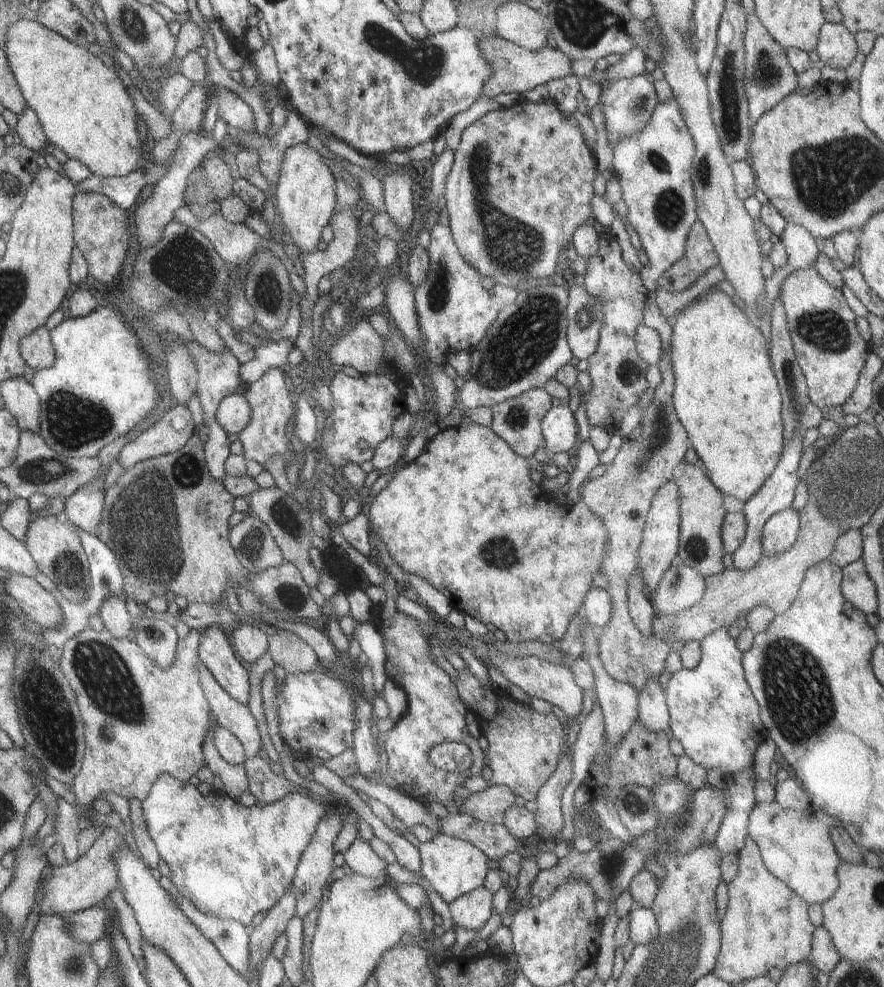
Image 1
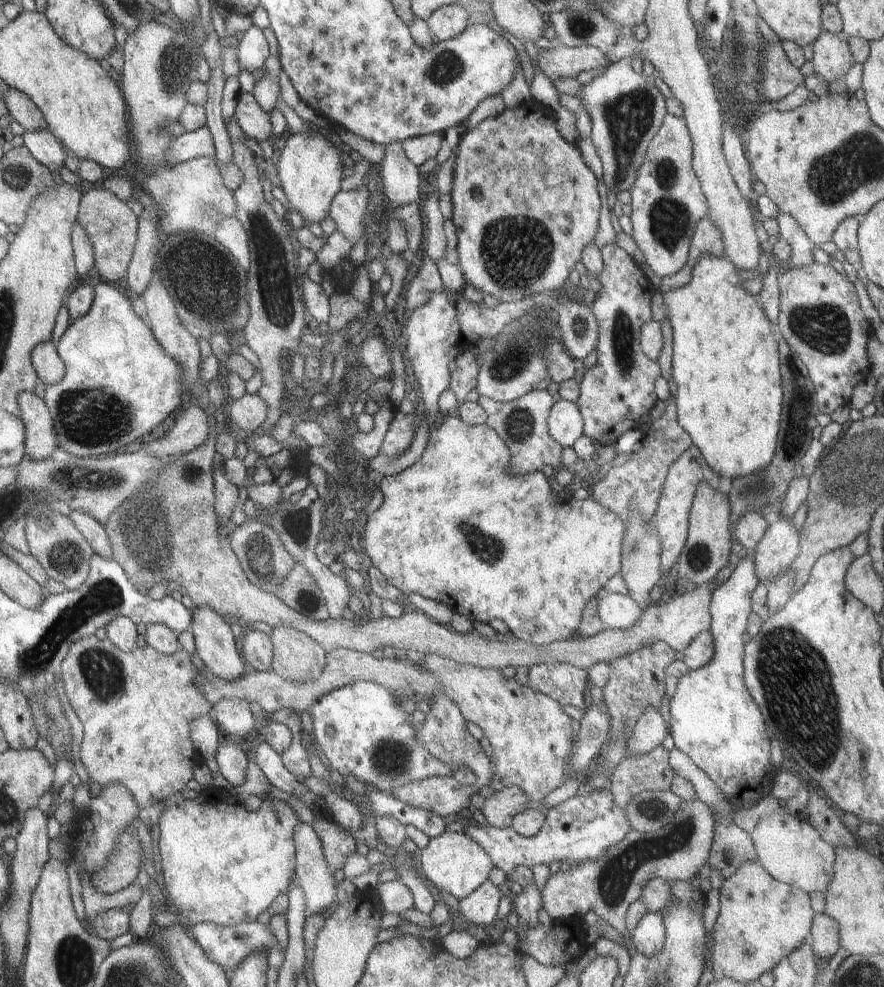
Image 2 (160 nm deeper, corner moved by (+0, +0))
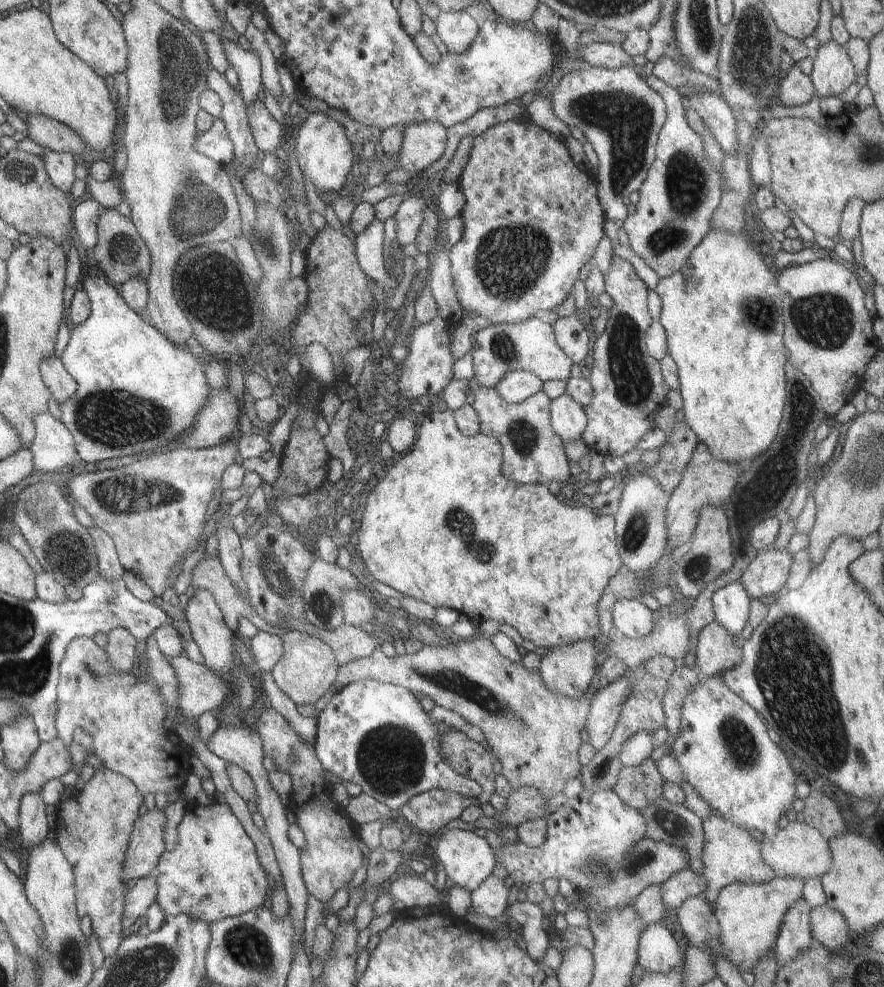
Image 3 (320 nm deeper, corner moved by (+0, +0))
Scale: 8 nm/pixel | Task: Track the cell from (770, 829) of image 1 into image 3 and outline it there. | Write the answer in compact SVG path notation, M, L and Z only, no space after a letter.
M796 821L796 824L788 824L786 828L780 826L778 834L774 834L774 838L762 841L762 858L774 869L778 877L796 877L805 881L807 878L822 876L832 868L833 858L827 840L810 825L801 824Z

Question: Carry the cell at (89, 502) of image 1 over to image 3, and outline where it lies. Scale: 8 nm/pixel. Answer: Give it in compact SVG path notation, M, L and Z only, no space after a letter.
M96 526L88 530L95 544L99 574L109 581L116 581L121 577L125 577L127 572L120 564L119 554L110 535Z

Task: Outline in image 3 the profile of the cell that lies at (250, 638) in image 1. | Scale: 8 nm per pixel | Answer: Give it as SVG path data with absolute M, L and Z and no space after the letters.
M258 631L254 638L249 639L249 646L260 674L264 671L271 673L283 655L280 636L264 631Z

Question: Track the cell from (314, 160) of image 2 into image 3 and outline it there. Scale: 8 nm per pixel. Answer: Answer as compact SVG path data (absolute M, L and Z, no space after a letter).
M313 112L305 119L298 130L295 153L299 168L310 177L316 189L323 191L340 190L348 172L358 159L354 156L352 144L345 128L334 118L323 112Z

